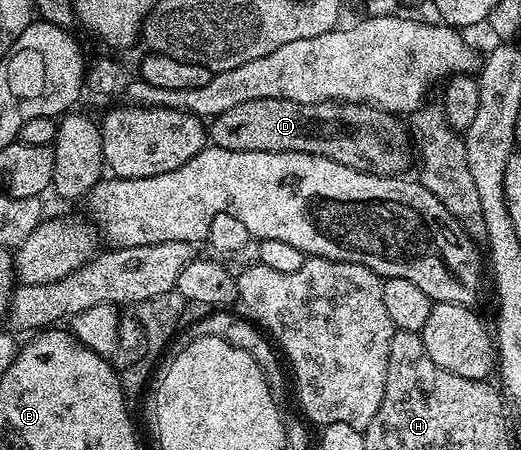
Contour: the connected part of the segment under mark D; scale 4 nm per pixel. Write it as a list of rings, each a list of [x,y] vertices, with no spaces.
[[[253,99],[249,103],[237,103],[237,107],[229,107],[229,111],[221,111],[221,115],[210,118],[206,126],[207,140],[211,145],[221,147],[225,151],[265,151],[266,153],[314,153],[316,157],[327,157],[342,165],[348,165],[350,169],[362,169],[364,173],[378,173],[380,175],[399,175],[407,164],[412,164],[413,142],[406,124],[403,125],[398,116],[388,113],[373,105],[360,105],[358,103],[344,103],[341,101],[322,101],[306,105],[305,103],[293,103],[289,99]]]

